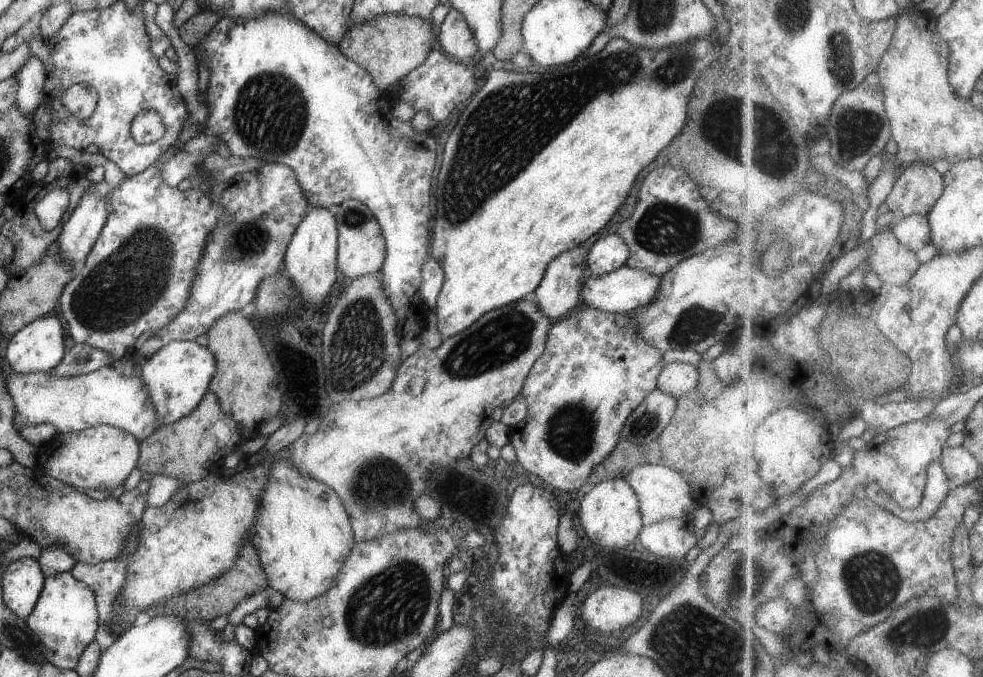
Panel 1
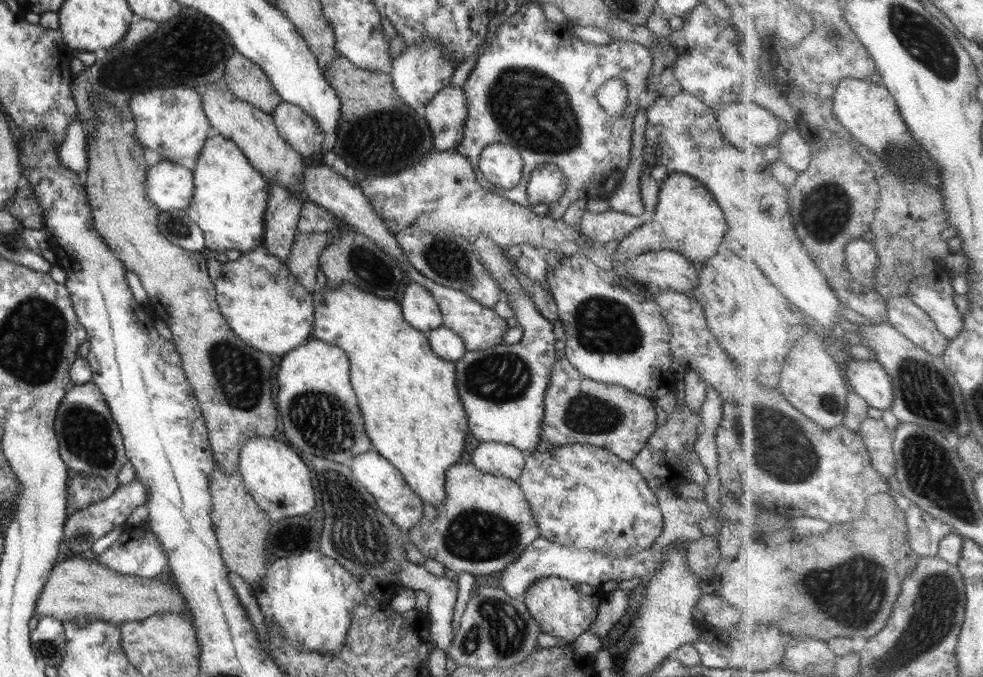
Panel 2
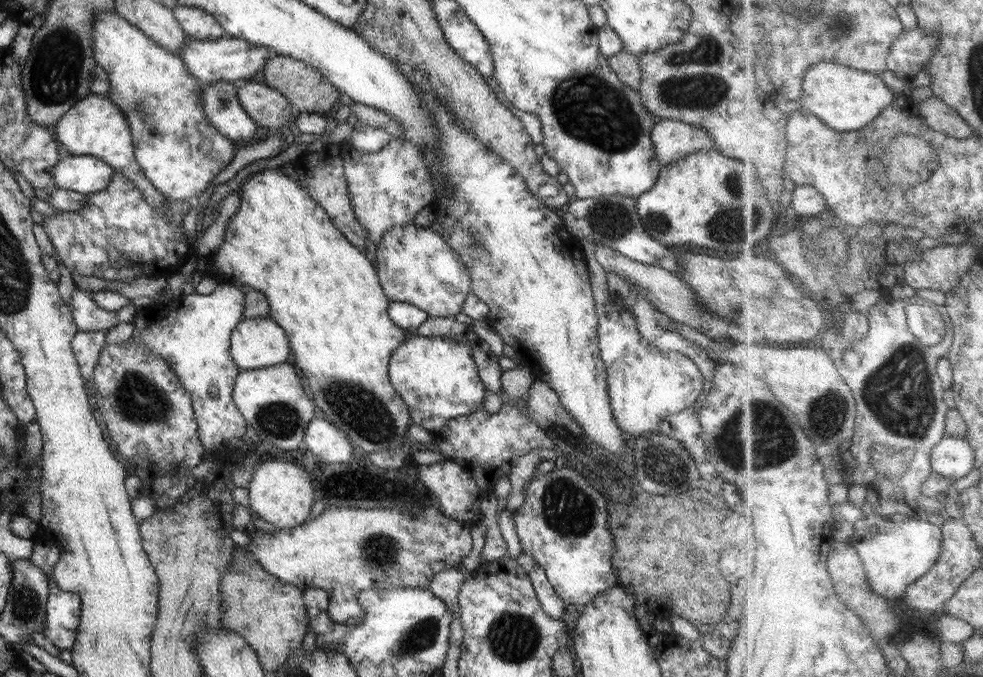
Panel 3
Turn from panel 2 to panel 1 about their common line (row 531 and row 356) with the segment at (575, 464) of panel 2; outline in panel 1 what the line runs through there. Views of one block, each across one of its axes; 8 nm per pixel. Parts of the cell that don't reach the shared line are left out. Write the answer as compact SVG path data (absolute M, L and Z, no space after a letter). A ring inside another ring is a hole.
M583 304L575 308L566 318L561 318L558 322L553 323L548 331L544 352L534 362L534 366L530 369L521 390L520 395L524 397L526 404L528 404L528 416L524 418L522 423L518 423L508 432L509 444L514 446L517 461L528 472L536 474L538 478L542 478L546 484L549 484L549 486L552 486L556 490L562 490L562 492L567 492L571 495L576 494L588 482L588 477L592 474L592 469L596 465L602 464L612 454L612 451L616 448L616 444L621 439L622 429L632 410L650 392L656 389L658 375L665 365L664 360L662 360L662 354L663 352L656 350L654 346L650 346L647 342L644 342L640 338L640 334L636 334L636 322L632 322L632 318L627 314L604 312Z

